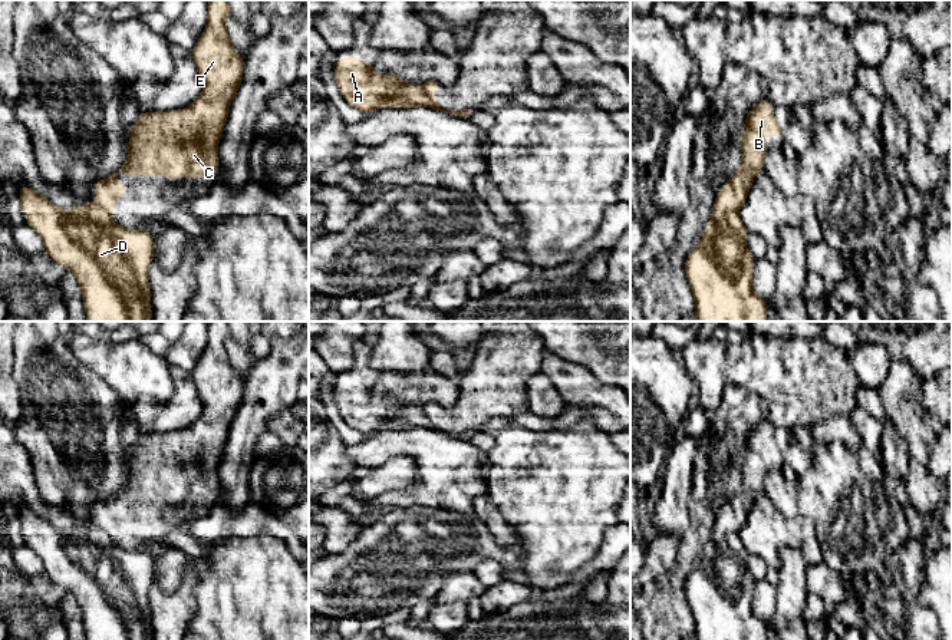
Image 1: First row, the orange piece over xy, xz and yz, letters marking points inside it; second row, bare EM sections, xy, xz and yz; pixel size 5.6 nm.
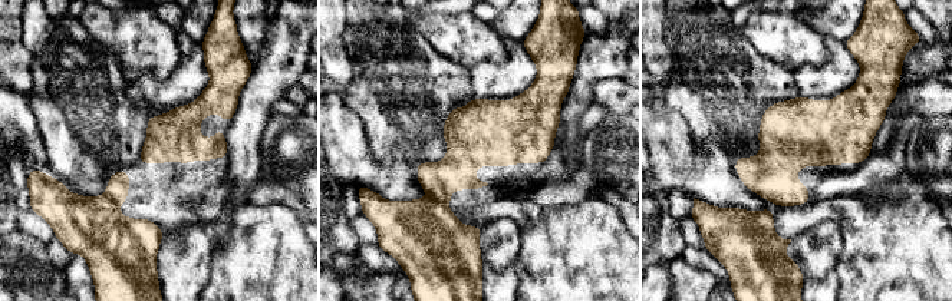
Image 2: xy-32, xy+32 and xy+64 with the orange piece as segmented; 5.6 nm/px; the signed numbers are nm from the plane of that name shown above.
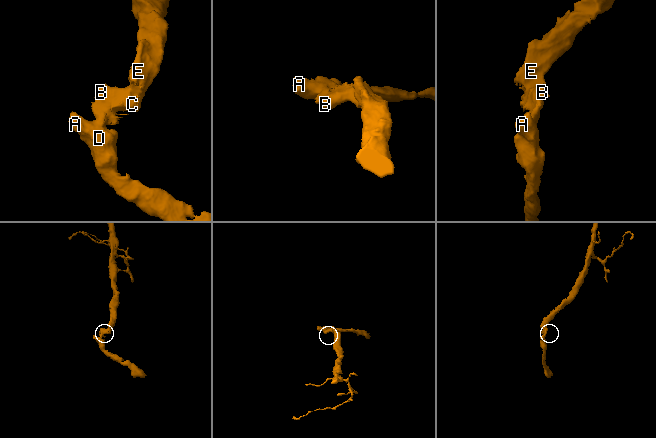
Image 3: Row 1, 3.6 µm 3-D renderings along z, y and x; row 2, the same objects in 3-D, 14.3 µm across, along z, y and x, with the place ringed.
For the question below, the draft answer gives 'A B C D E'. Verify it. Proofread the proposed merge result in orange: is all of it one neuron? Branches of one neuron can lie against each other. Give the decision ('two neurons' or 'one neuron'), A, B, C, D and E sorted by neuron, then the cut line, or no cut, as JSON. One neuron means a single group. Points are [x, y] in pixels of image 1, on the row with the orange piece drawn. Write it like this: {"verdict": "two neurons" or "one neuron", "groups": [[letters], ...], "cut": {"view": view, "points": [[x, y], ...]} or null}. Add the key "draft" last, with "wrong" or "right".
{"verdict": "two neurons", "groups": [["A", "D"], ["B", "C", "E"]], "cut": {"view": "yz", "points": [[737, 213], [728, 213], [722, 218], [712, 220]]}, "draft": "wrong"}

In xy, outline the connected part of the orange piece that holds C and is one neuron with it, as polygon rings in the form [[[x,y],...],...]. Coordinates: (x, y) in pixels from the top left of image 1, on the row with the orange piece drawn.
[[[208,0],[208,20],[200,34],[191,56],[202,80],[202,92],[198,99],[185,109],[167,112],[139,112],[134,126],[131,126],[126,164],[119,172],[98,179],[93,187],[98,195],[92,201],[109,217],[115,211],[115,204],[123,197],[126,185],[118,184],[116,177],[125,175],[167,175],[168,178],[191,177],[201,179],[214,169],[220,169],[218,143],[224,133],[224,125],[233,99],[243,82],[244,57],[230,42],[227,20],[230,17],[230,0]]]

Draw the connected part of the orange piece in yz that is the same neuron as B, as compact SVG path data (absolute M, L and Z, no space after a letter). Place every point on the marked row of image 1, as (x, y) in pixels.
M768 99L752 106L745 116L739 141L741 166L719 188L714 201L712 220L724 220L731 212L738 214L745 204L754 177L764 169L768 152L762 142L764 136L784 136L784 131L774 116L773 103Z

